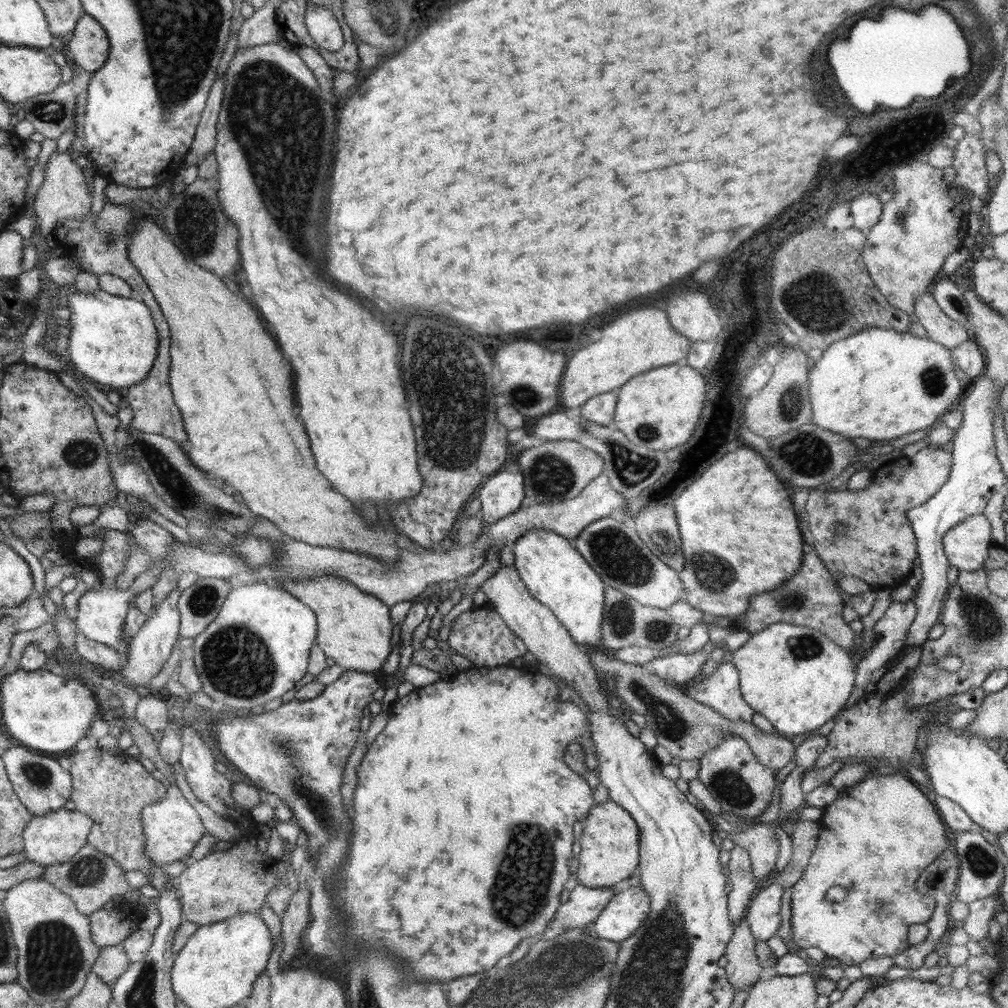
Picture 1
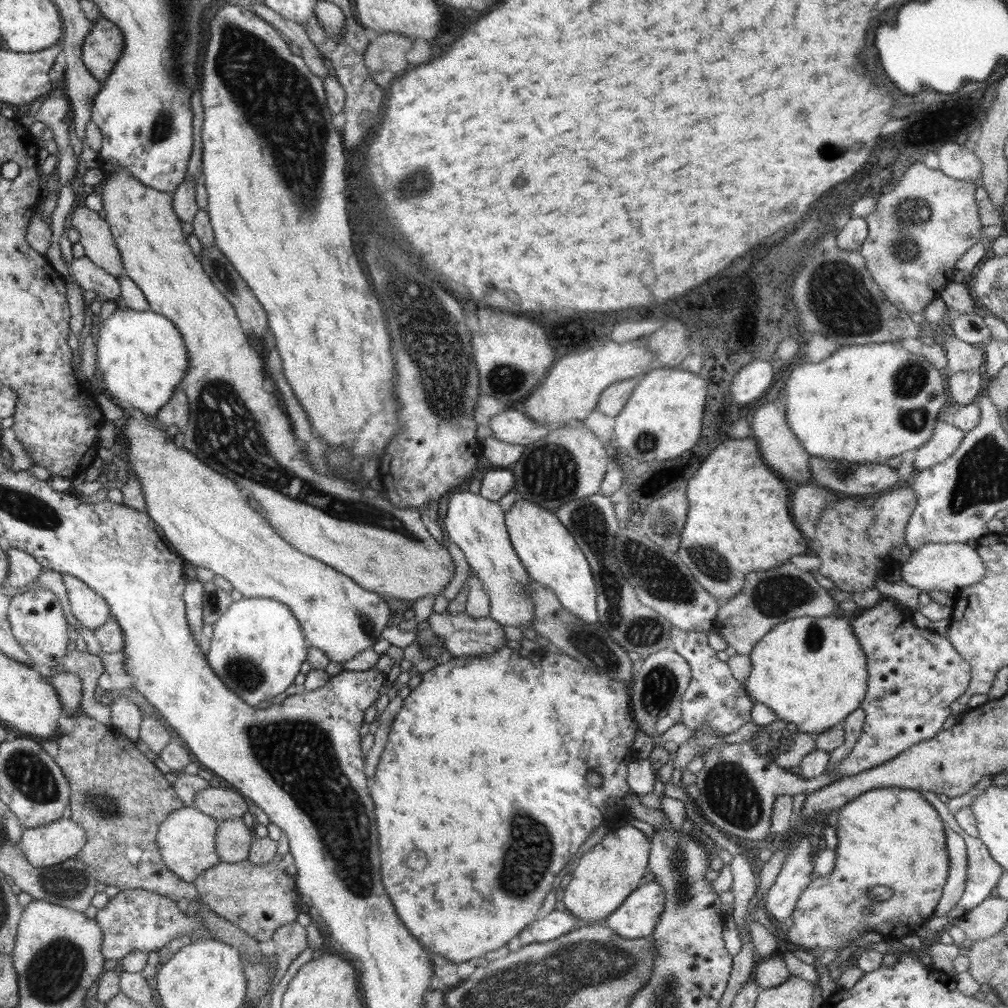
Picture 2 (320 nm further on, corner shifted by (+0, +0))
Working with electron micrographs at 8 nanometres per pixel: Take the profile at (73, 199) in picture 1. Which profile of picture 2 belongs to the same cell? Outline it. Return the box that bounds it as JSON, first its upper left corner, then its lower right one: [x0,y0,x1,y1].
[71,200,124,279]

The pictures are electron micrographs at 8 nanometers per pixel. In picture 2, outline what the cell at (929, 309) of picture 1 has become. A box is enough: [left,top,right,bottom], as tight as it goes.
[943,325,984,374]

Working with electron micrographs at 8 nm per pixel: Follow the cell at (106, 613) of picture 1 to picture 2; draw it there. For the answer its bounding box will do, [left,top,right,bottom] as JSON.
[63,575,111,631]

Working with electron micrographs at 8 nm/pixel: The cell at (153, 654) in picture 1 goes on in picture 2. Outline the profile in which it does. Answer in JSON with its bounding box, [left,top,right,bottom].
[109,695,144,744]

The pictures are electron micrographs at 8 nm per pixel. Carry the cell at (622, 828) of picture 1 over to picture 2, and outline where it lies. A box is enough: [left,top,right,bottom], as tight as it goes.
[561,823,651,924]

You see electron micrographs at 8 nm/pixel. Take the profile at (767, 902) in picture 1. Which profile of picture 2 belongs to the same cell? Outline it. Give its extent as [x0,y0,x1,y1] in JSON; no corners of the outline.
[764,835,813,921]

